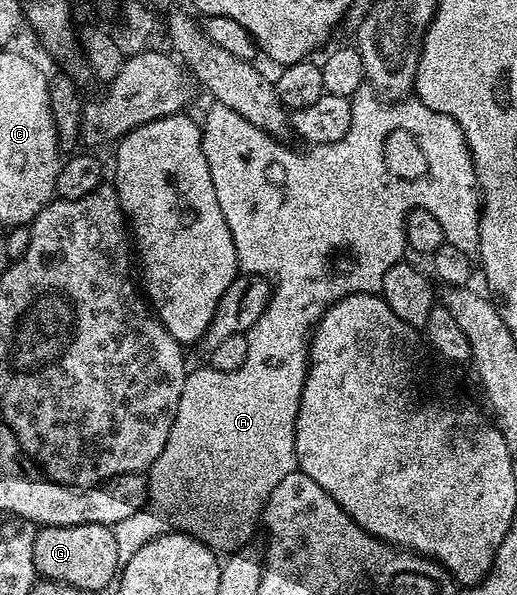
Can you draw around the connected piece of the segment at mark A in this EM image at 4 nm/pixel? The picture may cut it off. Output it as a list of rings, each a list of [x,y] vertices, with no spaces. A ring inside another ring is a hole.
[[[363,88],[352,99],[352,125],[344,140],[336,140],[336,144],[310,146],[307,154],[301,154],[290,146],[285,146],[275,135],[266,134],[256,124],[250,124],[240,116],[240,112],[232,112],[224,104],[214,102],[207,112],[206,119],[201,119],[202,147],[208,160],[208,172],[212,172],[212,188],[216,188],[216,200],[220,200],[220,212],[224,212],[224,220],[232,232],[232,240],[236,248],[239,267],[250,276],[271,276],[272,293],[270,303],[264,308],[260,320],[246,334],[248,340],[248,360],[236,372],[220,372],[203,368],[191,369],[186,375],[184,392],[180,392],[180,404],[176,408],[176,420],[172,420],[172,432],[168,432],[168,444],[164,444],[164,452],[150,467],[148,481],[150,495],[146,507],[136,516],[128,516],[128,520],[120,520],[113,526],[116,536],[116,548],[120,548],[120,559],[125,560],[136,556],[148,540],[159,538],[165,534],[187,534],[200,540],[208,549],[229,556],[245,547],[246,542],[254,534],[254,521],[263,517],[272,495],[278,485],[284,482],[289,474],[295,473],[296,459],[294,457],[294,425],[300,408],[300,396],[306,379],[306,367],[310,364],[310,335],[322,313],[334,302],[340,301],[349,294],[378,294],[382,289],[384,272],[392,268],[392,264],[403,261],[407,253],[406,217],[410,211],[420,209],[432,212],[436,220],[440,220],[440,228],[446,233],[446,240],[453,242],[460,252],[471,256],[478,252],[478,220],[480,217],[480,187],[478,177],[474,175],[474,160],[470,157],[470,149],[466,146],[466,137],[458,127],[458,122],[432,108],[428,108],[417,97],[410,96],[405,100],[383,100],[373,89]]]

